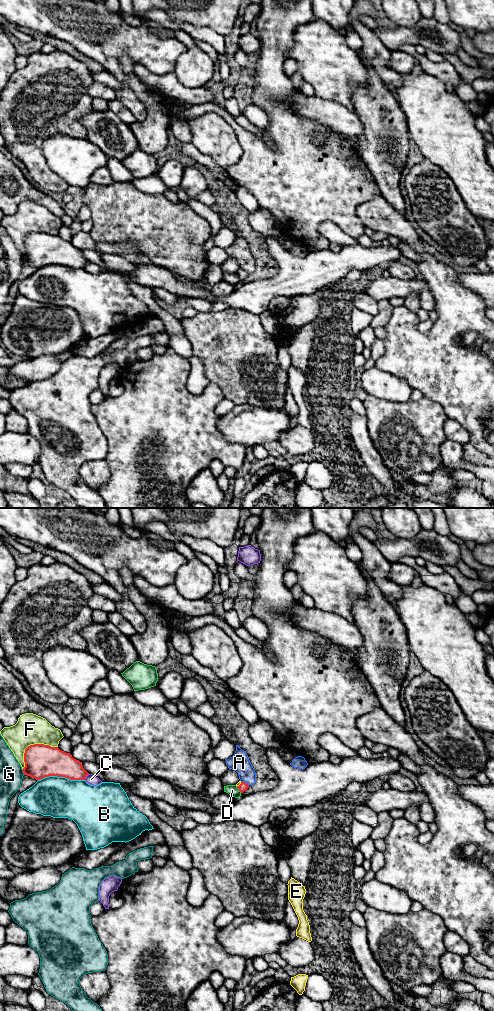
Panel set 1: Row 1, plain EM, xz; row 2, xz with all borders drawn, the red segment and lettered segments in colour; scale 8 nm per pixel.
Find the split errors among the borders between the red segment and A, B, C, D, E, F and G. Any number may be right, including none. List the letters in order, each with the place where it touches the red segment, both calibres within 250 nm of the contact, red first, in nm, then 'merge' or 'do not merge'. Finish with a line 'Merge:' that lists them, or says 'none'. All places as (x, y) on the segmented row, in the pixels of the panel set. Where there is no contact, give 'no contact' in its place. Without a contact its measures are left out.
A: xz (244, 782) | 70/160 nm | do not merge
B: xz (60, 776) | 260/320 nm | do not merge
C: xz (86, 775) | 220/90 nm | do not merge
D: xz (238, 788) | 70/90 nm | do not merge
E: xz (240, 784) | 70/20 nm | merge
F: xz (31, 745) | 260/240 nm | do not merge
G: xz (23, 772) | 260/190 nm | do not merge
Merge: E

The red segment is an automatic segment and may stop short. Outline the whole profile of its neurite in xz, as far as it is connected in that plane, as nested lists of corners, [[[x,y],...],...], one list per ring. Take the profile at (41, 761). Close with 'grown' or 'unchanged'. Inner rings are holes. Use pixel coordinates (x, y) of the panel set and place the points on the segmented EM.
[[[44,744],[30,745],[24,753],[24,775],[37,781],[49,776],[65,777],[70,780],[85,780],[89,774],[82,762],[70,753]]] | unchanged

